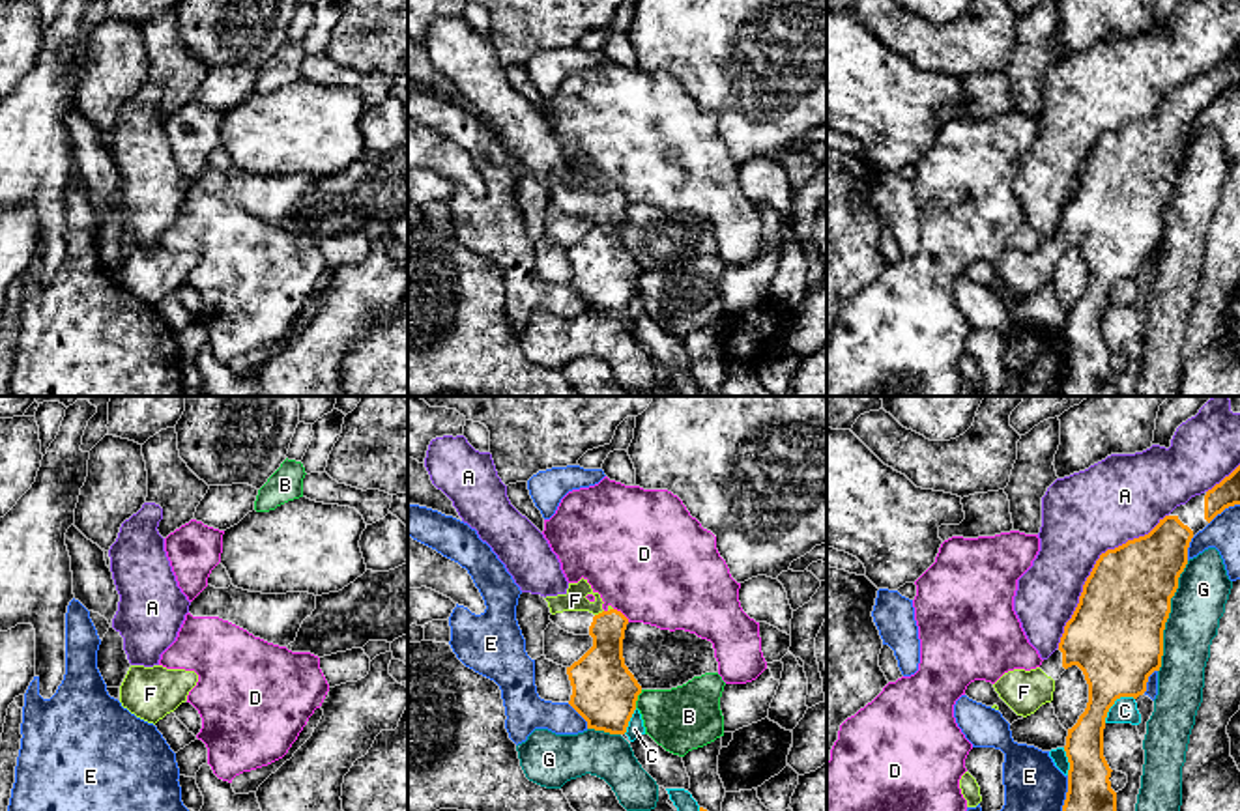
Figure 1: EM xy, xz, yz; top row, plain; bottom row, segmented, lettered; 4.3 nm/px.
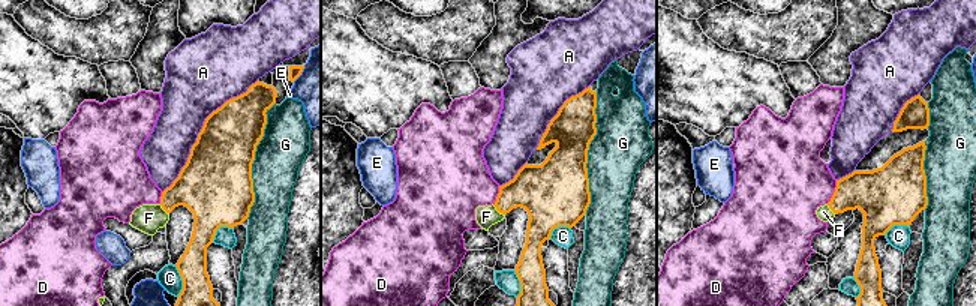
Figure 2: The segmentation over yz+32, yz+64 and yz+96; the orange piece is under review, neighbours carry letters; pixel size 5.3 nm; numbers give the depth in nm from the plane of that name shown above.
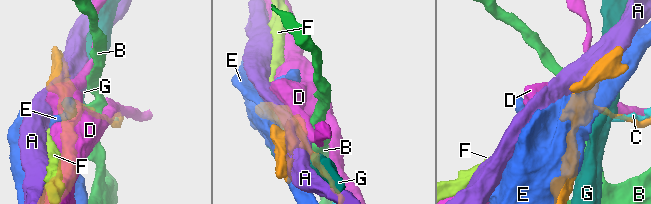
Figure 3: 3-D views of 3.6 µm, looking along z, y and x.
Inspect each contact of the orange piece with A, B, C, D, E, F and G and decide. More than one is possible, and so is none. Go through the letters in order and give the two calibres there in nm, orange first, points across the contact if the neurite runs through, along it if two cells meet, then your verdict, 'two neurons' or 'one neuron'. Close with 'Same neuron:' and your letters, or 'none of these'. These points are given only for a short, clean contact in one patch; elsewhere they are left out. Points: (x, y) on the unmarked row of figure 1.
A: calibres 380 and 360 nm; two neurons
B: calibres 280 and 280 nm; two neurons
C: calibres 380 and 110 nm; two neurons
D: calibres 190 and 500 nm; border xz (614, 189), (629, 202); two neurons
E: calibres 280 and 170 nm; two neurons
F: calibres 220 and 100 nm; way xz (601, 253), (599, 195), (591, 187), (575, 182); one neuron
G: calibres 420 and 220 nm; two neurons
Same neuron: F

